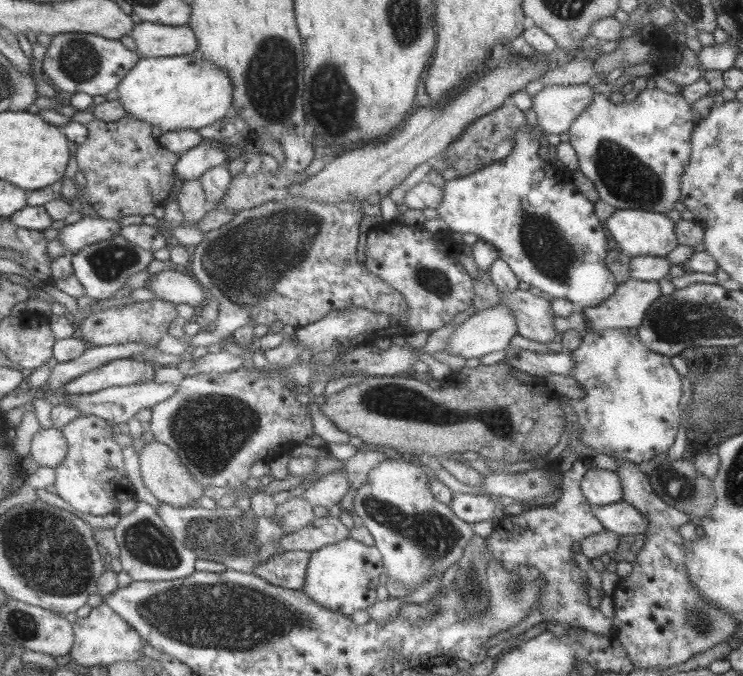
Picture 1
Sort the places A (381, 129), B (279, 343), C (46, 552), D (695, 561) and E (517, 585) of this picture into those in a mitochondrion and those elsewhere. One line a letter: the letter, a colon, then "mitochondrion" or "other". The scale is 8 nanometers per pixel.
A: other
B: other
C: mitochondrion
D: other
E: mitochondrion

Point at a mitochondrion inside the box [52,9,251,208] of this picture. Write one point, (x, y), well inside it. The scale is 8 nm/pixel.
(78, 60)

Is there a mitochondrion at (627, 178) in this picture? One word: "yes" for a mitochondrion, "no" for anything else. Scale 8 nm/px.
yes

